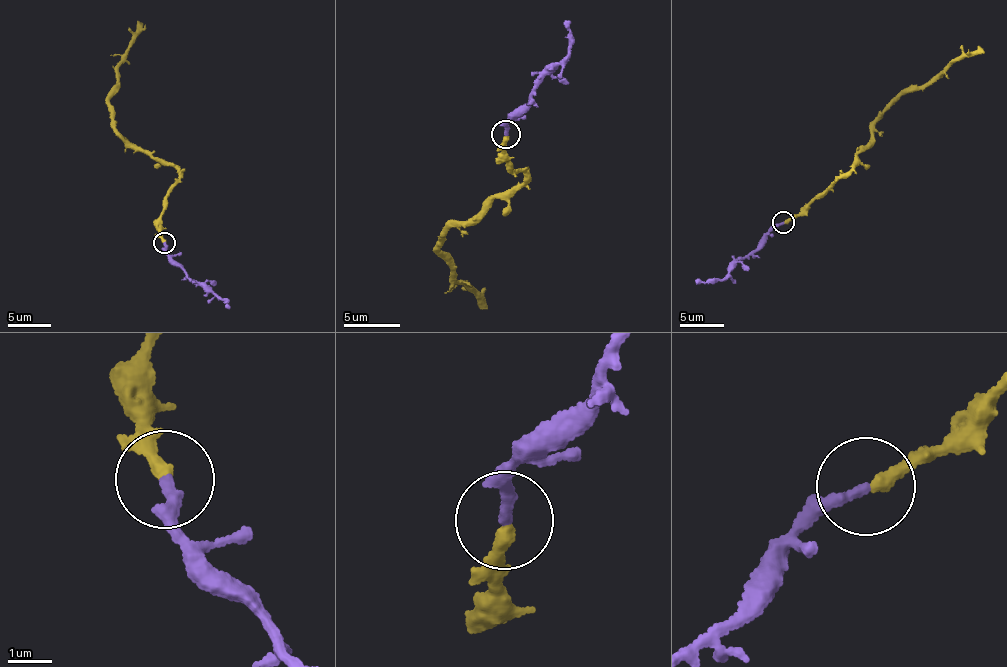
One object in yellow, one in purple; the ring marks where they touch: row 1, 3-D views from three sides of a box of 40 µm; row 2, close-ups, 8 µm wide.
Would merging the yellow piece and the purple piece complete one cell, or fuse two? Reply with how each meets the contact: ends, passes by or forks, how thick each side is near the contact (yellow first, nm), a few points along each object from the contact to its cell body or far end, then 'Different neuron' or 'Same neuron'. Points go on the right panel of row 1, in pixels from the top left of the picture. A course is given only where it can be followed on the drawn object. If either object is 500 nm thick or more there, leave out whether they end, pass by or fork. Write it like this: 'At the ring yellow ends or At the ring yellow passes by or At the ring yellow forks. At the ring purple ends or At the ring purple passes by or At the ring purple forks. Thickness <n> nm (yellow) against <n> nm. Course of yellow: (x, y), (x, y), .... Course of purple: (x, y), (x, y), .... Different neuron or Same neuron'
At the ring yellow ends. At the ring purple ends. Thickness 320 nm (yellow) against 260 nm. Course of yellow: (784, 221), (849, 173), (877, 120), (900, 97), (969, 55), (984, 52). Course of purple: (782, 222), (765, 232), (756, 249), (732, 261), (721, 280), (695, 280). Same neuron

